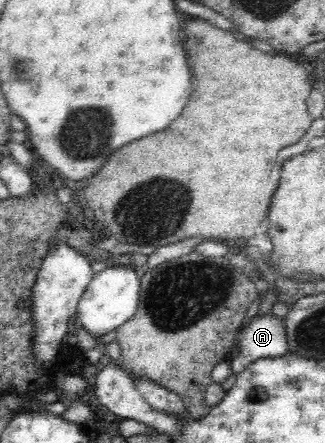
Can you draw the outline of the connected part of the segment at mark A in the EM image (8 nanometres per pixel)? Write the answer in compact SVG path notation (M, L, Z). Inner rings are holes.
M269 310L268 312L251 316L248 322L241 322L241 329L239 329L239 333L231 347L235 351L229 351L227 359L225 359L225 361L228 360L233 375L237 375L256 359L274 358L287 353L288 334L287 326L283 323L284 320L285 316L275 315Z

